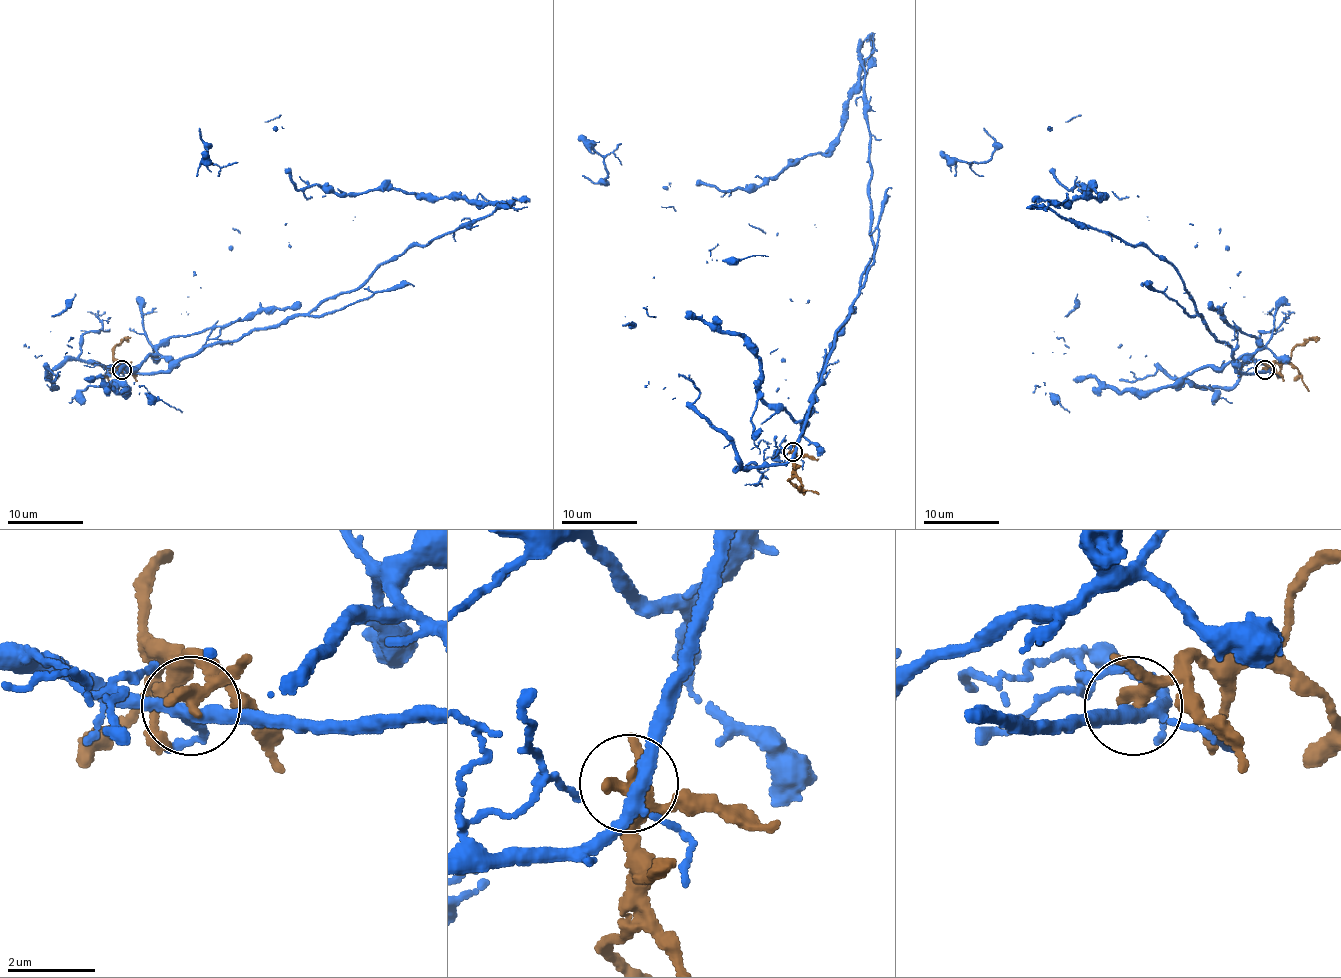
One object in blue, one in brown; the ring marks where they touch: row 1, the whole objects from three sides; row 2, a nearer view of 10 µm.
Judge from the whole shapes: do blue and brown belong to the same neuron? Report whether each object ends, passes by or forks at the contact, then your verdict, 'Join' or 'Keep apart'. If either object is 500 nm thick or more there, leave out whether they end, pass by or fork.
At the ring blue forks. At the ring brown passes by. Keep apart

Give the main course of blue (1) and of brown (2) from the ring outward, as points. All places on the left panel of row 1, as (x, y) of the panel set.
1: (122, 371), (164, 373), (274, 328), (495, 207), (296, 189), (277, 130), (210, 145), (196, 175)
2: (122, 369), (123, 364), (115, 362), (113, 351), (115, 345), (126, 339)

